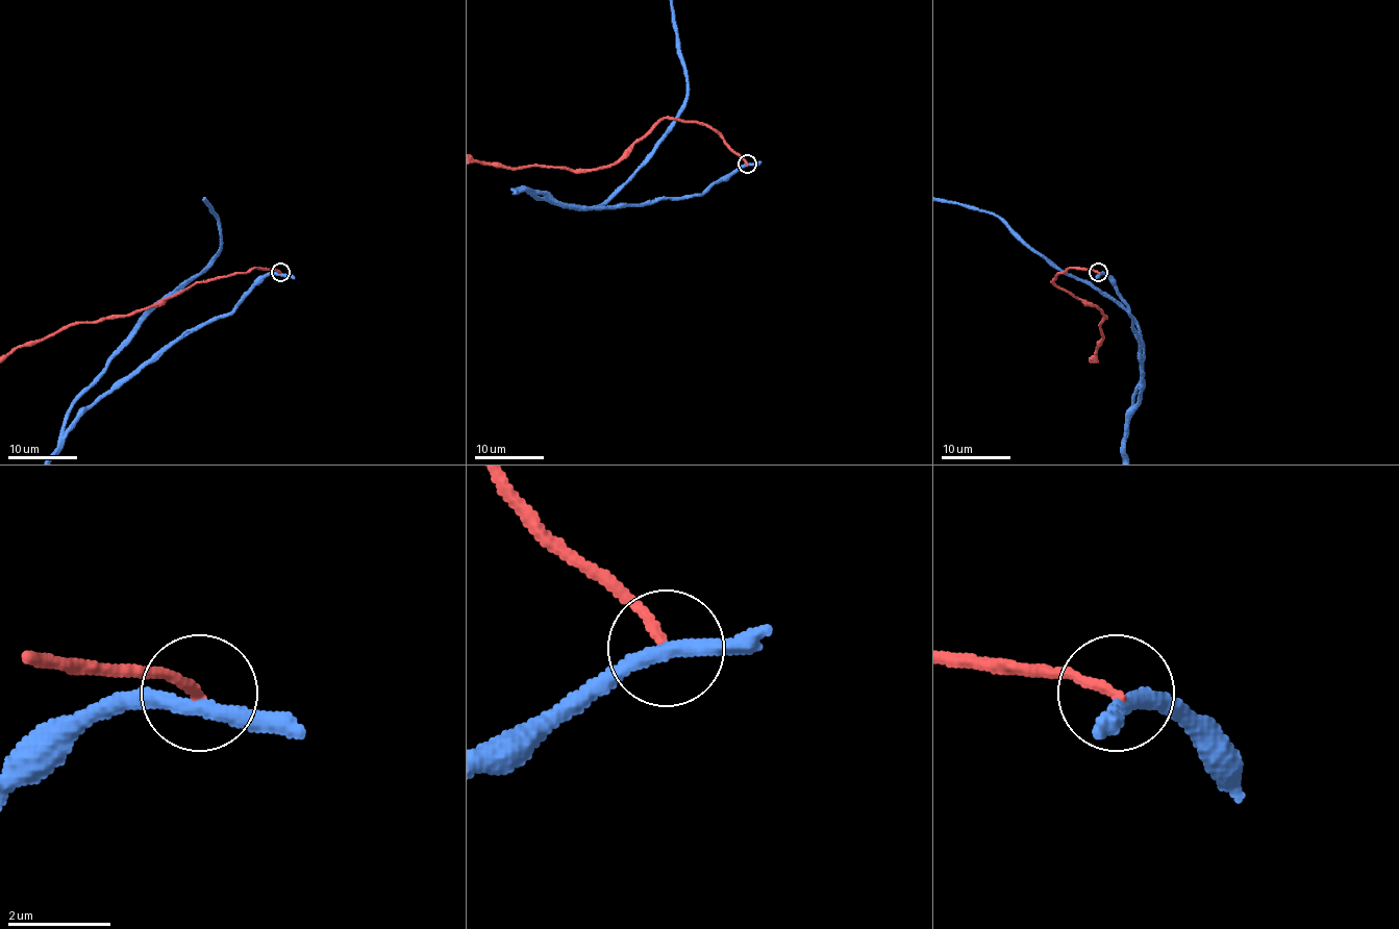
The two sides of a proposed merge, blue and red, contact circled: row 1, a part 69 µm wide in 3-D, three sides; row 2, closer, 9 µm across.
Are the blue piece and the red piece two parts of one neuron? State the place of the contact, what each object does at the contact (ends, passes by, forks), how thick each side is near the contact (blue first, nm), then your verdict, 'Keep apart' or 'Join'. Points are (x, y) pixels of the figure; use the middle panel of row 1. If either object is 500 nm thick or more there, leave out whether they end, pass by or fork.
Place: (747, 164). At the ring blue passes by. At the ring red ends. Thickness 320 nm (blue) against 190 nm. Keep apart

